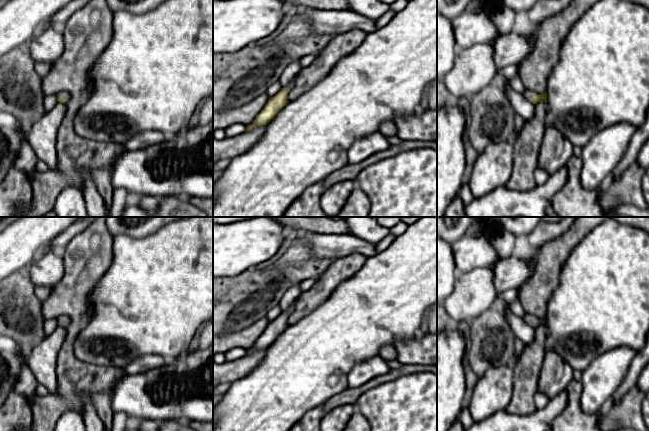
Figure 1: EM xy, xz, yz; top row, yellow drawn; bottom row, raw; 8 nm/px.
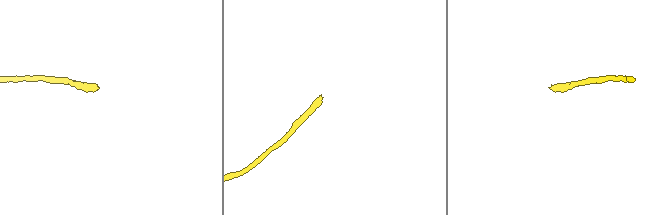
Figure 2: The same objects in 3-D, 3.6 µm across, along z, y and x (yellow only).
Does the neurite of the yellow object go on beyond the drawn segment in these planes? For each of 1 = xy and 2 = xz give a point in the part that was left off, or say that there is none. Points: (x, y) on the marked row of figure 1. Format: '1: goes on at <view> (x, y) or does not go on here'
1: goes on at xy (66, 95)
2: goes on at xz (292, 83)

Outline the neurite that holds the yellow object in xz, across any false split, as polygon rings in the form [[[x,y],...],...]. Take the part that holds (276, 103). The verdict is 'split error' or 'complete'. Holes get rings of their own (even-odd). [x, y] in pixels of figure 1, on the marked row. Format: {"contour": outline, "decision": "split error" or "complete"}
{"contour": [[[296,78],[293,79],[287,87],[281,88],[280,91],[273,97],[269,98],[268,102],[262,111],[256,116],[252,124],[247,125],[246,132],[261,125],[267,125],[275,118],[277,113],[289,102],[288,93],[295,86]]], "decision": "split error"}

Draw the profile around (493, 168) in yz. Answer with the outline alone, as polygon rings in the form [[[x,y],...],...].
[[[512,141],[491,143],[475,162],[469,187],[474,198],[481,198],[498,187],[506,186],[513,173]]]

